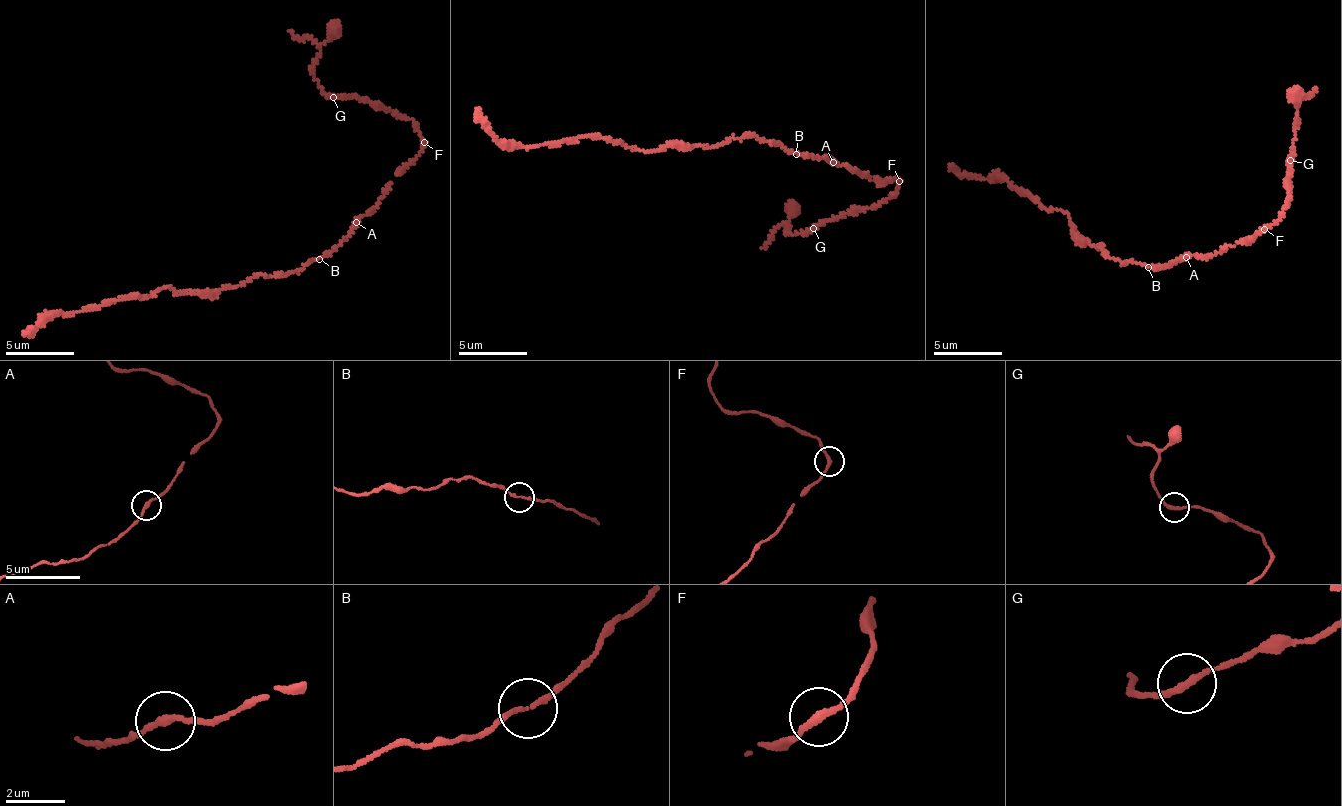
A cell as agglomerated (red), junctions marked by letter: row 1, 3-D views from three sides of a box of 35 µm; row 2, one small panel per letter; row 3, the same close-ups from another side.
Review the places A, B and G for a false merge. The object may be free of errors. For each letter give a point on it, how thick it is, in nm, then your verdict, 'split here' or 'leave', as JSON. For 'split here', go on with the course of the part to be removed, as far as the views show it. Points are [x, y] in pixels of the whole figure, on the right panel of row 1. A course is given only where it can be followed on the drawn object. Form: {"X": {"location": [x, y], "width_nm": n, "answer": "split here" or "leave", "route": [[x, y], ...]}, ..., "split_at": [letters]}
{"A": {"location": [1186, 257], "width_nm": 200, "answer": "leave"}, "B": {"location": [1148, 267], "width_nm": 130, "answer": "leave"}, "G": {"location": [1290, 160], "width_nm": 220, "answer": "leave"}, "split_at": []}

